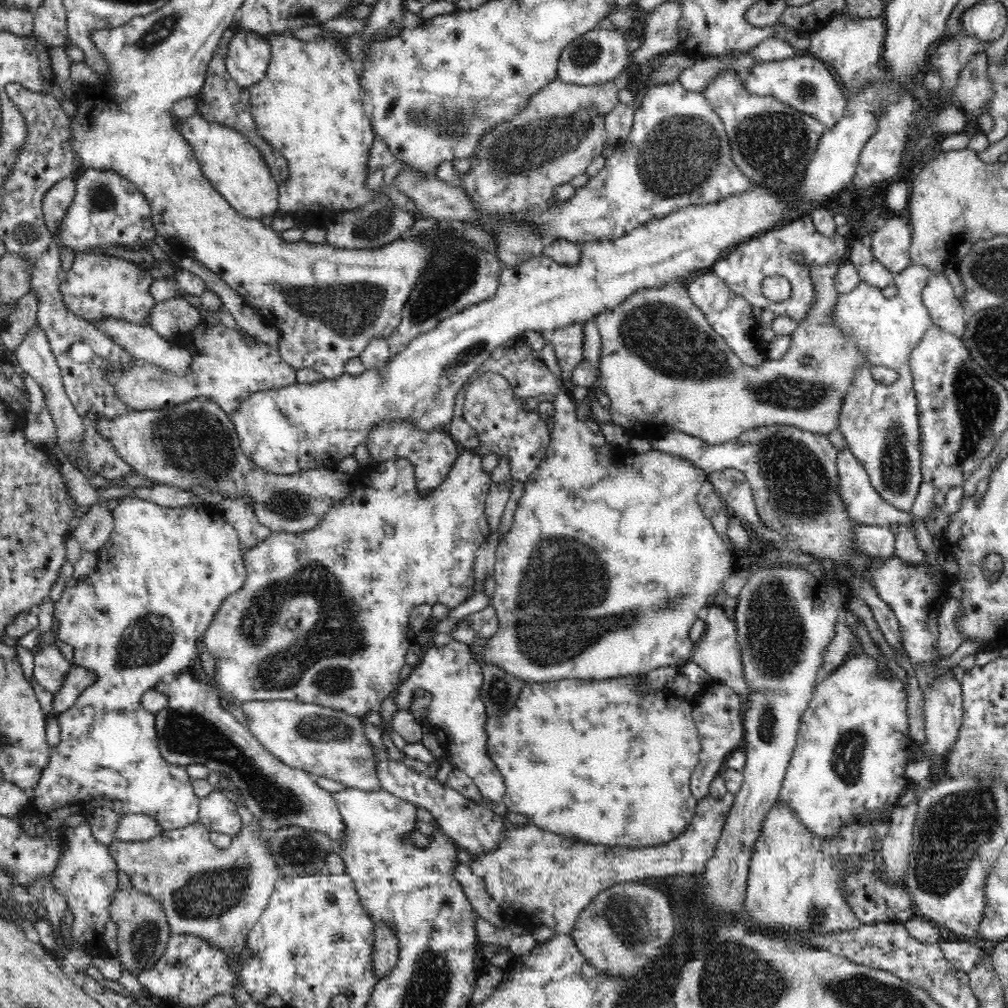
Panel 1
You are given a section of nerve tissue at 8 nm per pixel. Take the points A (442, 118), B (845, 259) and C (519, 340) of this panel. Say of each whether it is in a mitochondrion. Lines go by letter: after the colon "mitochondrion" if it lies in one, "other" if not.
A: mitochondrion
B: other
C: other

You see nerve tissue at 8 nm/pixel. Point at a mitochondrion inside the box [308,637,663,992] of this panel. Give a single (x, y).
(626, 917)

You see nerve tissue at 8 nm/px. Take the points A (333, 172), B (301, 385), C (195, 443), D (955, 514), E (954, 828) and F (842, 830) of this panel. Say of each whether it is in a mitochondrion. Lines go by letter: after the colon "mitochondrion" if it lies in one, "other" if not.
A: other
B: other
C: mitochondrion
D: other
E: mitochondrion
F: other

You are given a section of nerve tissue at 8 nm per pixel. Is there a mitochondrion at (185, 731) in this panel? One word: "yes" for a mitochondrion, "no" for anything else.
yes

